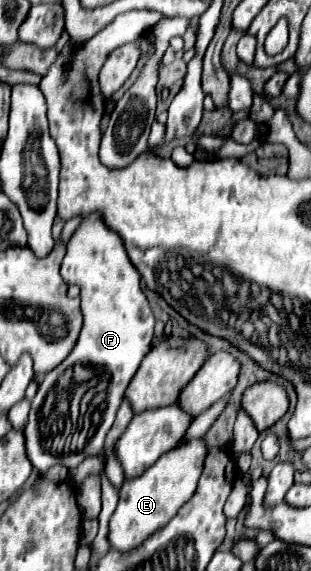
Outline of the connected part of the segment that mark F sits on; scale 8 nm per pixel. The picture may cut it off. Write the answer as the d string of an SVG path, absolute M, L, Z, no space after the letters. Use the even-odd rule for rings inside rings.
M90 215L74 231L66 245L60 273L68 285L80 287L84 327L74 351L40 383L28 425L24 427L28 459L40 473L46 473L54 465L74 469L86 457L102 453L124 391L138 371L140 361L152 349L156 323L140 287L140 273L128 259L122 239L104 225L100 215ZM76 367L84 371L80 379L74 377ZM78 393L84 393L86 401L78 403L78 417L74 417L74 395L78 397Z

